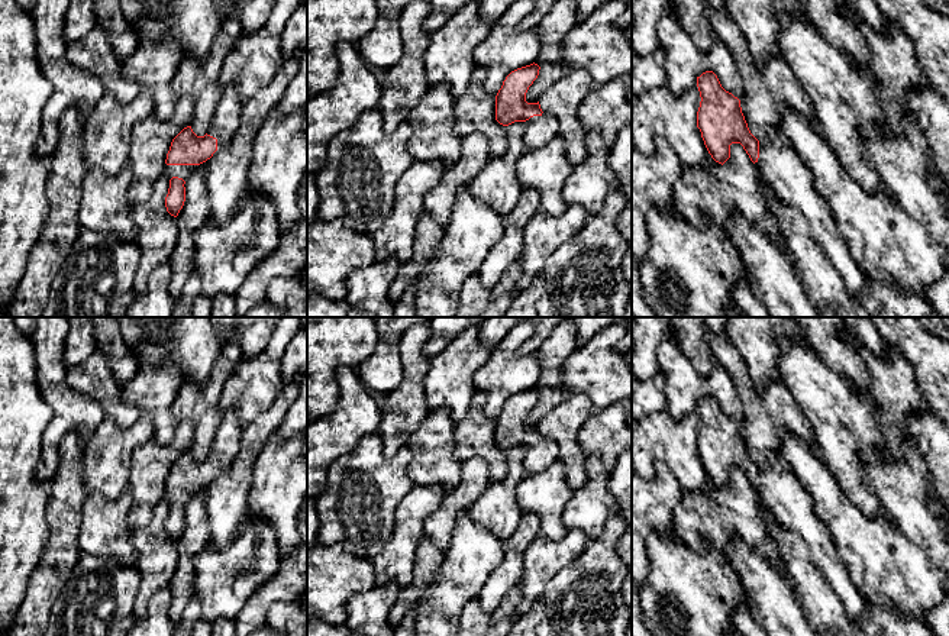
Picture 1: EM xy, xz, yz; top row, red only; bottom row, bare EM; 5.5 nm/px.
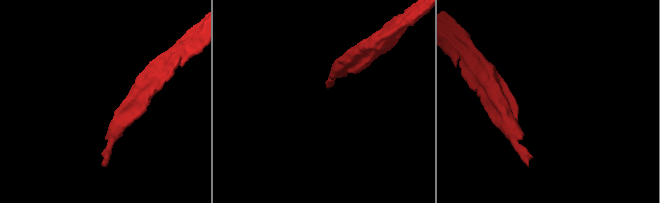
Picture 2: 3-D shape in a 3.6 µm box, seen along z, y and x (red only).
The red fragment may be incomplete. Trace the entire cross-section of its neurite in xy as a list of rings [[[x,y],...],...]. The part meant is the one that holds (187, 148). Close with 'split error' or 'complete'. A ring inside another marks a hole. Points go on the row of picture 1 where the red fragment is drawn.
[[[235,85],[222,91],[214,117],[204,136],[197,136],[191,126],[184,127],[171,142],[165,159],[170,181],[165,197],[167,212],[177,217],[185,201],[185,180],[198,167],[207,165],[213,154],[227,145],[241,123],[242,101]]]; split error

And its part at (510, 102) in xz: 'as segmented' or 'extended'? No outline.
extended

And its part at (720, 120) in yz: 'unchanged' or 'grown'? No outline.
grown

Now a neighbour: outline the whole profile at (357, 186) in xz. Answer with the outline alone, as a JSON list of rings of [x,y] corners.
[[[372,109],[329,142],[326,164],[314,174],[317,220],[340,220],[369,236],[384,225],[397,183],[414,159],[407,149],[411,126],[403,122],[390,135],[382,126],[380,110]]]

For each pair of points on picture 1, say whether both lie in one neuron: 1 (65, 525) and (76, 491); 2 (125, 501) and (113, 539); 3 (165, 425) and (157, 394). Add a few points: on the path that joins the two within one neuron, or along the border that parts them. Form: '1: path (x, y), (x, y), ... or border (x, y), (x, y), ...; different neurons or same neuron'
1: path (65, 516), (67, 500); same neuron
2: path (118, 510), (113, 515), (113, 530); same neuron
3: path (162, 417), (157, 402); same neuron

